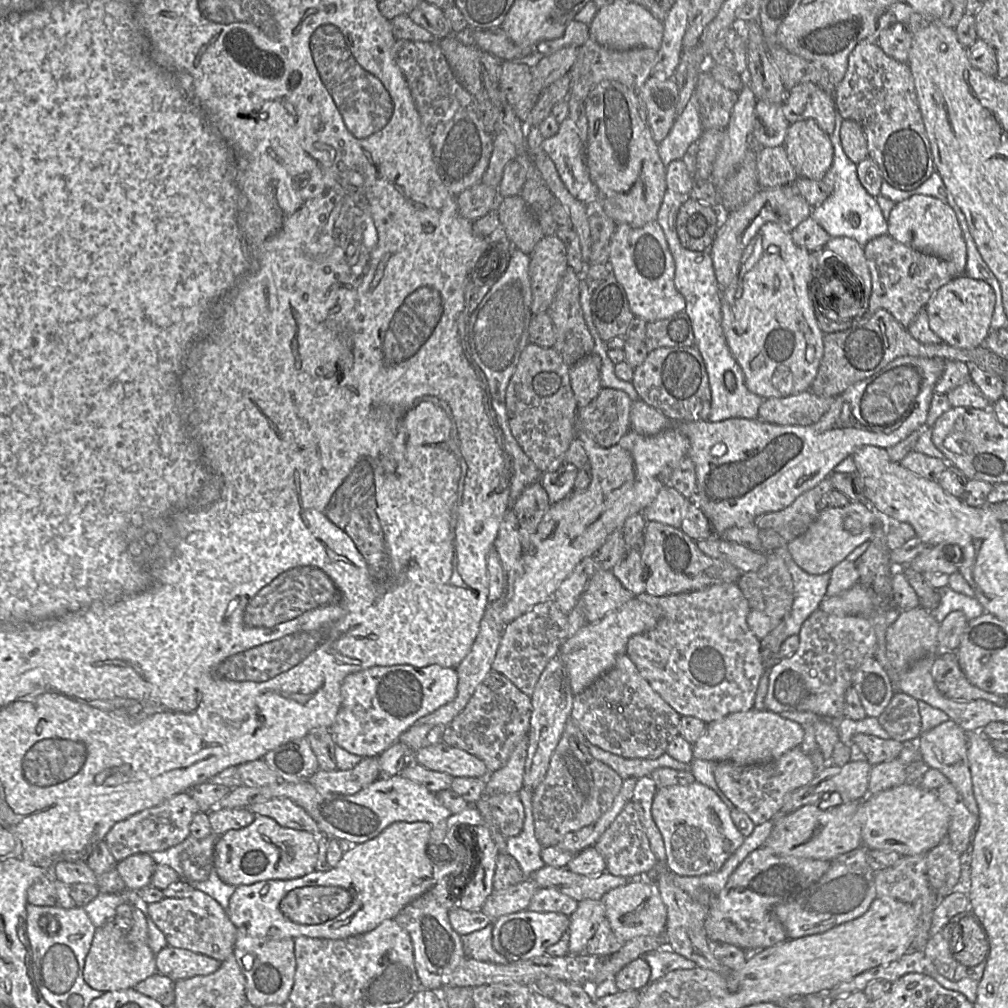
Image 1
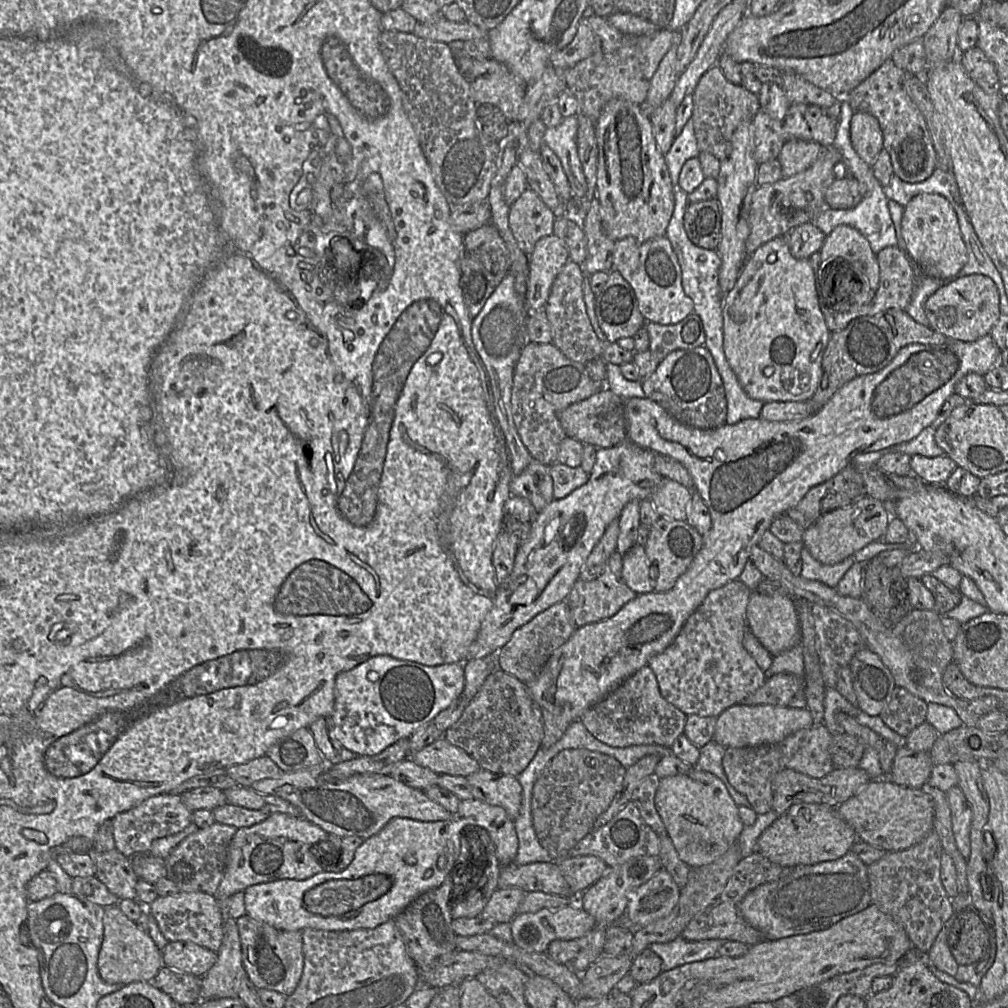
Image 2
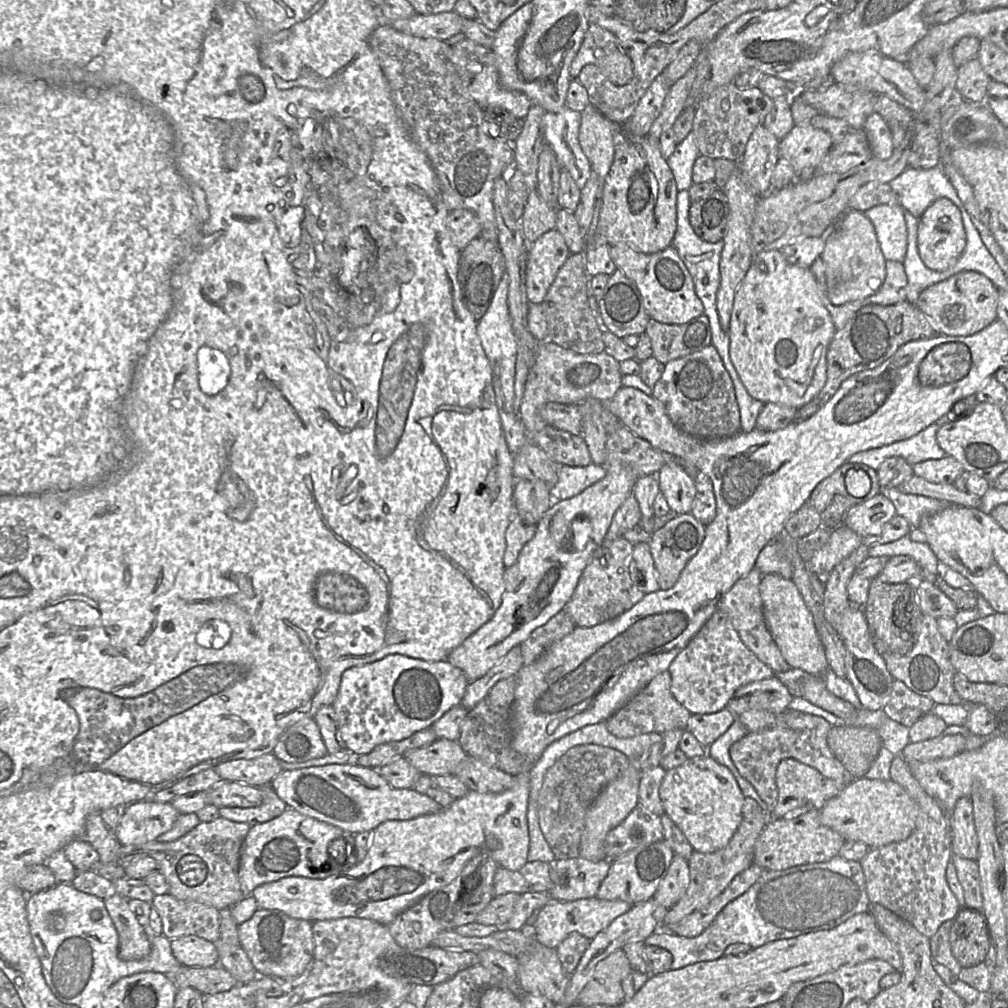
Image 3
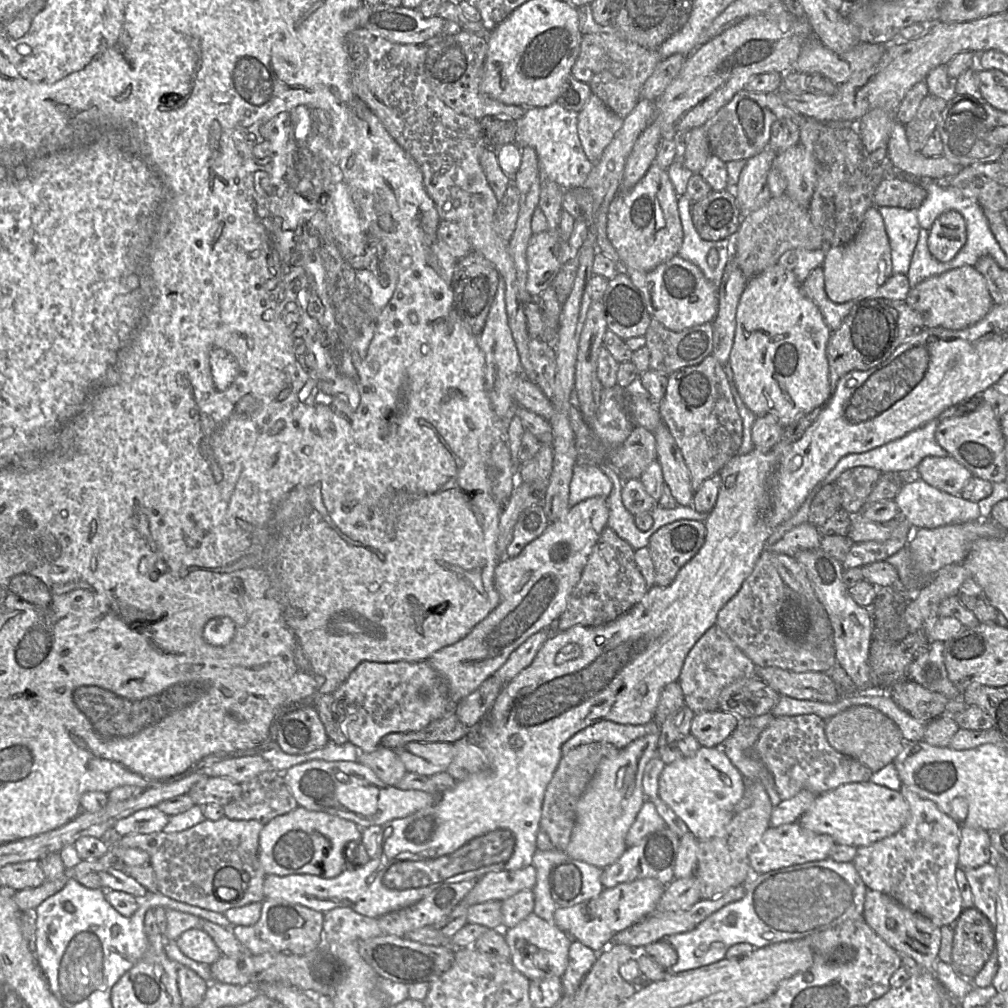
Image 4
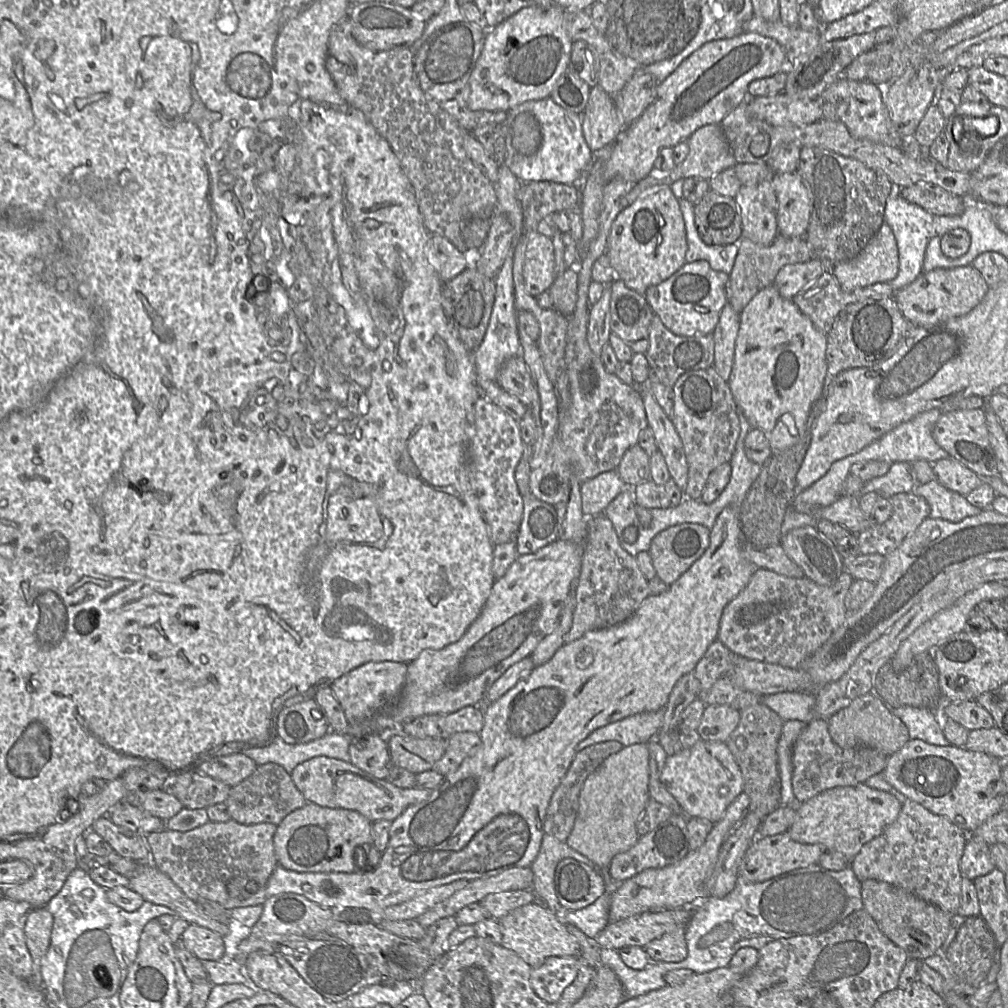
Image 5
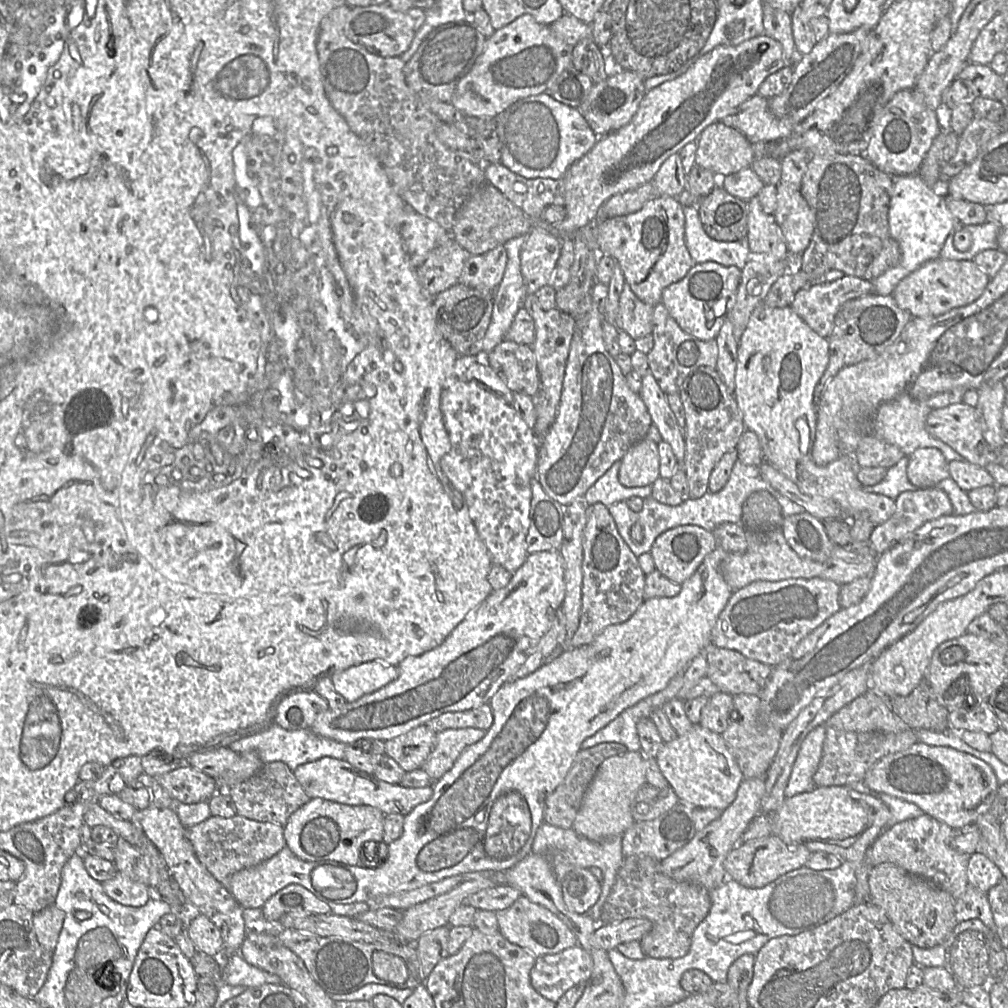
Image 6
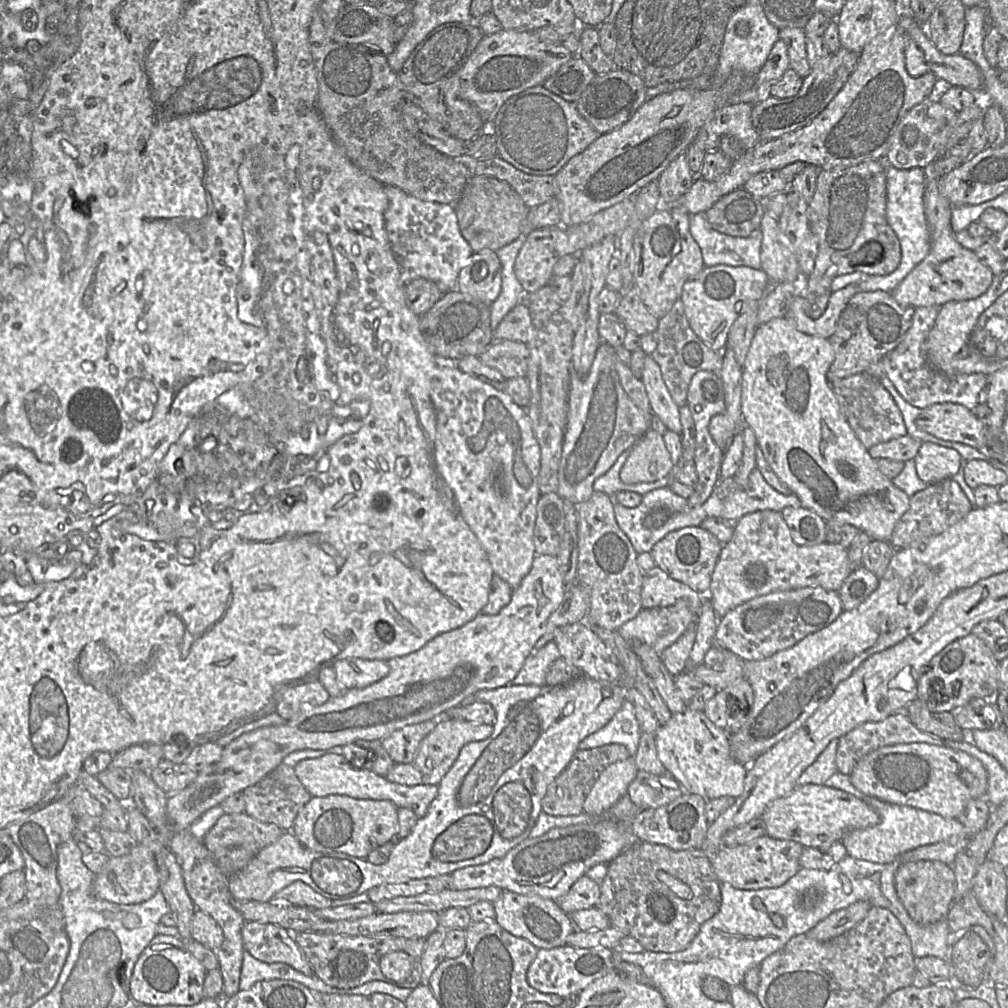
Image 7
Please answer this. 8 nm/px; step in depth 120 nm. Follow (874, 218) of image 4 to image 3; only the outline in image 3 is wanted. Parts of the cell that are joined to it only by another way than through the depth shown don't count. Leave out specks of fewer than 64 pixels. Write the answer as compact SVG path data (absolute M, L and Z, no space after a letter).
M847 210L832 224L824 240L821 259L825 266L827 297L833 305L864 299L878 291L885 279L886 260L873 224L863 212Z

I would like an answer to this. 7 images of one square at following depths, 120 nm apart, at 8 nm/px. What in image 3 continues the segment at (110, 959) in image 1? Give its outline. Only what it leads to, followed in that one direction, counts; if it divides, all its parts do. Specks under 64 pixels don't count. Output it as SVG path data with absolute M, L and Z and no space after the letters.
M116 893L103 901L117 931L118 957L123 961L145 958L151 951L150 933L131 912L128 900Z

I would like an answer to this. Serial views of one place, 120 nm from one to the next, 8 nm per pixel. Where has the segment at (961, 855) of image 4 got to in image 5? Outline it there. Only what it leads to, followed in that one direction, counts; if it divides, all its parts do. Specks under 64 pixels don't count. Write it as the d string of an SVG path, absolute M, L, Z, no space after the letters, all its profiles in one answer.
M969 835L960 860L962 878L974 881L977 877L984 876L995 868L990 854L990 845Z

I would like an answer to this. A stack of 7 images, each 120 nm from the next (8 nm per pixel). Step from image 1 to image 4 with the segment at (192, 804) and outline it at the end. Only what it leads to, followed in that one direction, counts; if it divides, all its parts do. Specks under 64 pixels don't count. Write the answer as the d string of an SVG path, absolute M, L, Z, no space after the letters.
M156 806L141 809L116 822L113 830L119 836L129 834L150 834L161 832L169 821L169 816Z

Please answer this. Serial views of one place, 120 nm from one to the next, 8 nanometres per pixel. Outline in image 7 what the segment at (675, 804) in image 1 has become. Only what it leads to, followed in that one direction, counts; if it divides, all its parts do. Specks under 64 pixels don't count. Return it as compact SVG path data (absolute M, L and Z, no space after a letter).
M686 708L680 713L672 714L666 724L659 726L655 738L659 760L666 770L680 782L685 792L703 796L706 800L722 796L731 796L737 799L743 793L748 766L734 759L727 731L717 727L703 711Z

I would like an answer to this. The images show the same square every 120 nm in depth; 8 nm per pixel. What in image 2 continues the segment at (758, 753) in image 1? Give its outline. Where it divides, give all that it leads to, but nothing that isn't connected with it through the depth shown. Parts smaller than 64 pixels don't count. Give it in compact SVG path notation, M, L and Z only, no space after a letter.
M734 705L717 717L712 740L725 748L774 744L781 742L800 729L810 727L812 724L813 720L808 708Z

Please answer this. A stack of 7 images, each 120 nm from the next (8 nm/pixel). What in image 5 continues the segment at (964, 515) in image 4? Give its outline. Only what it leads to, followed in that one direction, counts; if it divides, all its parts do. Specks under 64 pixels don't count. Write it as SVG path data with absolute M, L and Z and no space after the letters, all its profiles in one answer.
M936 479L925 484L917 484L911 493L923 497L928 502L929 518L932 519L958 523L982 512L981 509L970 504L965 496L947 489Z

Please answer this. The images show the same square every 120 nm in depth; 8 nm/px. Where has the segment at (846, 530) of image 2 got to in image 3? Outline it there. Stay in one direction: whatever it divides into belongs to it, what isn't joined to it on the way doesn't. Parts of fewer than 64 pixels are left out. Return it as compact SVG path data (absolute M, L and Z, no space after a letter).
M880 491L869 500L852 505L846 512L843 525L850 528L860 537L877 535L885 523L896 515L895 507Z

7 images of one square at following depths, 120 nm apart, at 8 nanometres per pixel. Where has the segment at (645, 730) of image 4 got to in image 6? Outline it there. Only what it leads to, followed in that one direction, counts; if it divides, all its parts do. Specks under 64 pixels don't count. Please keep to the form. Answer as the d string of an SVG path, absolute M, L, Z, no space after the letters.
M679 672L663 690L625 709L604 728L585 739L581 744L581 749L587 749L602 742L617 742L625 745L628 751L640 751L641 743L637 731L638 721L642 718L649 718L653 710L662 708L665 703L677 697L682 685L683 672Z

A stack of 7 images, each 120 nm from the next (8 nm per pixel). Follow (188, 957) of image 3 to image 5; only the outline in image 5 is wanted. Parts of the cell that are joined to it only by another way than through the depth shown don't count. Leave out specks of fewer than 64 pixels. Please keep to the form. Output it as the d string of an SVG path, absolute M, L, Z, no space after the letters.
M189 924L180 943L200 961L220 961L226 952L224 937L196 924Z

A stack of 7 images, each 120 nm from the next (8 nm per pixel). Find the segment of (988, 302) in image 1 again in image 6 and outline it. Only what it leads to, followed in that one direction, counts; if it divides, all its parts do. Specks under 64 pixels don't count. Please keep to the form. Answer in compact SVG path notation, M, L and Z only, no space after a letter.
M938 257L904 278L892 296L897 305L914 318L936 317L976 301L990 282L990 277L973 260L948 260Z

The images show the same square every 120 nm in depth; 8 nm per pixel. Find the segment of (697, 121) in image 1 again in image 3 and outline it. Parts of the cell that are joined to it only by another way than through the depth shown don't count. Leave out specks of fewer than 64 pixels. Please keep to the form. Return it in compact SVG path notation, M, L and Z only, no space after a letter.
M693 130L676 144L671 156L666 160L674 177L678 191L687 191L692 185L692 170L700 156Z

